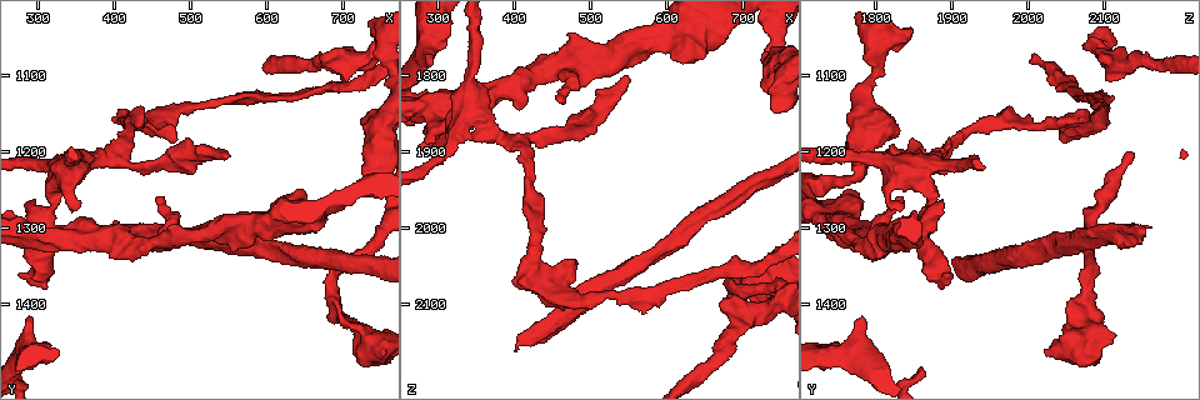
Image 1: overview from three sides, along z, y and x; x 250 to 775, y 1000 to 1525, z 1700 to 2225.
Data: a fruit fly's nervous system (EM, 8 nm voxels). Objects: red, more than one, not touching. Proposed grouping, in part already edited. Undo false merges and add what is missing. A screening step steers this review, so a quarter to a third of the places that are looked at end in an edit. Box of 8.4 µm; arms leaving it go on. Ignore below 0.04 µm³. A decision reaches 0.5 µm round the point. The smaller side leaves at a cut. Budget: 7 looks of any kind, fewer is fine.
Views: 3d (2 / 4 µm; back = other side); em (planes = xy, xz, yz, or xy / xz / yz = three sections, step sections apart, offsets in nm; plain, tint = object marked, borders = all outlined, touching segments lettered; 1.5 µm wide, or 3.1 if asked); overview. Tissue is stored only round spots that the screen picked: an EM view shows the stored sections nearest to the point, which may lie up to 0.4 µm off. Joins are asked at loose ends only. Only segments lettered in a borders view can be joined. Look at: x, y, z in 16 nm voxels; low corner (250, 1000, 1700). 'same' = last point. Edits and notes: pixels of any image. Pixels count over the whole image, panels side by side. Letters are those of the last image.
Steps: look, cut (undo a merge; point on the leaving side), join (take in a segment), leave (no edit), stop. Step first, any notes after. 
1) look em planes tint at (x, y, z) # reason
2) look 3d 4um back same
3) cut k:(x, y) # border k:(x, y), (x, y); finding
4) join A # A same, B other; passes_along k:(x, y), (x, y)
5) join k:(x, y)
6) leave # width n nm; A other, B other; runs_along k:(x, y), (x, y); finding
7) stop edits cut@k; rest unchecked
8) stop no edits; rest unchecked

look em yz step 8 borders at (290, 1415, 1785) # branch stops here

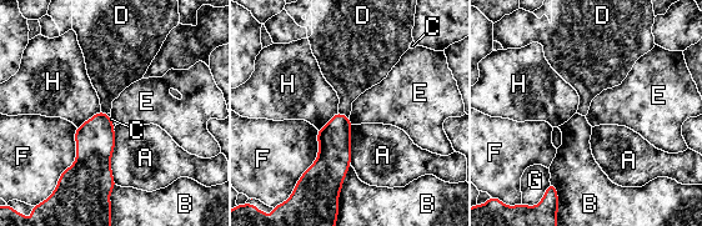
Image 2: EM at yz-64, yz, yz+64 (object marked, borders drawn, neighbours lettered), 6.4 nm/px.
look em planes borders same # another direction

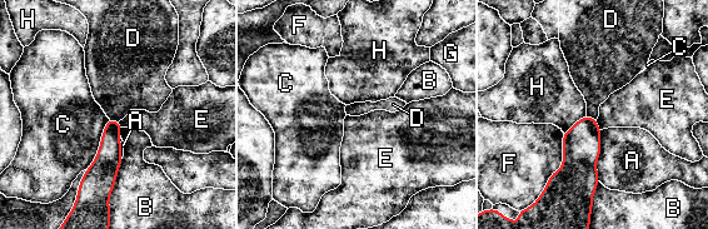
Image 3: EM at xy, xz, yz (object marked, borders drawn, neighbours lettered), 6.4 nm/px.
leave # A other, B other, C other, D other, E other, F other, G other, H other; border 3:(109, 118), (118, 122); none of them fits

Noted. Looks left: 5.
look em planes borders at (545, 1205, 1800) # free end

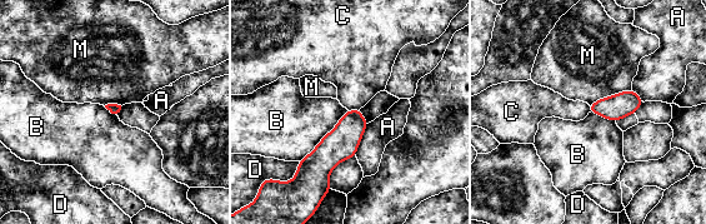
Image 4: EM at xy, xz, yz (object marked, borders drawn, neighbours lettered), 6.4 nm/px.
leave # longest_contact B 460 nm; A other, B other, C other, D other, M other; border 4:(359, 108), (348, 110); no lettered segment goes on from it

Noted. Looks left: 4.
look 3d 4um at (460, 1260, 1835) # branch stops here

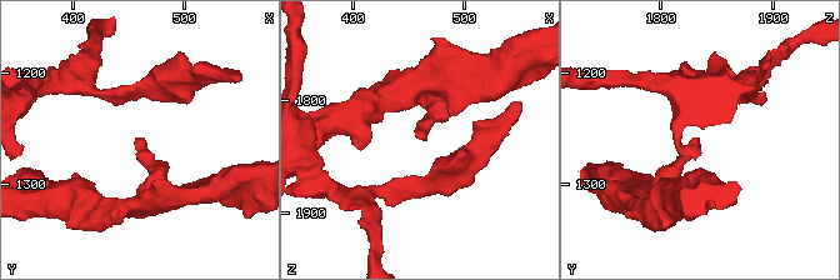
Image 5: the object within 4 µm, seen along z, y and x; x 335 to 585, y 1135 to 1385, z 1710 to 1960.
look em xy step 4 borders at (456, 1258, 1832)

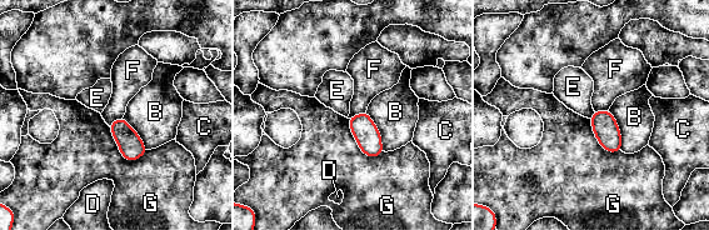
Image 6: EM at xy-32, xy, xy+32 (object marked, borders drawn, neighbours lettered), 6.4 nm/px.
leave # B other, C other, D other, E other, F other, G other; border 6:(594, 111), (589, 118); none of them fits

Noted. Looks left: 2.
stop no edits; rest unchecked

